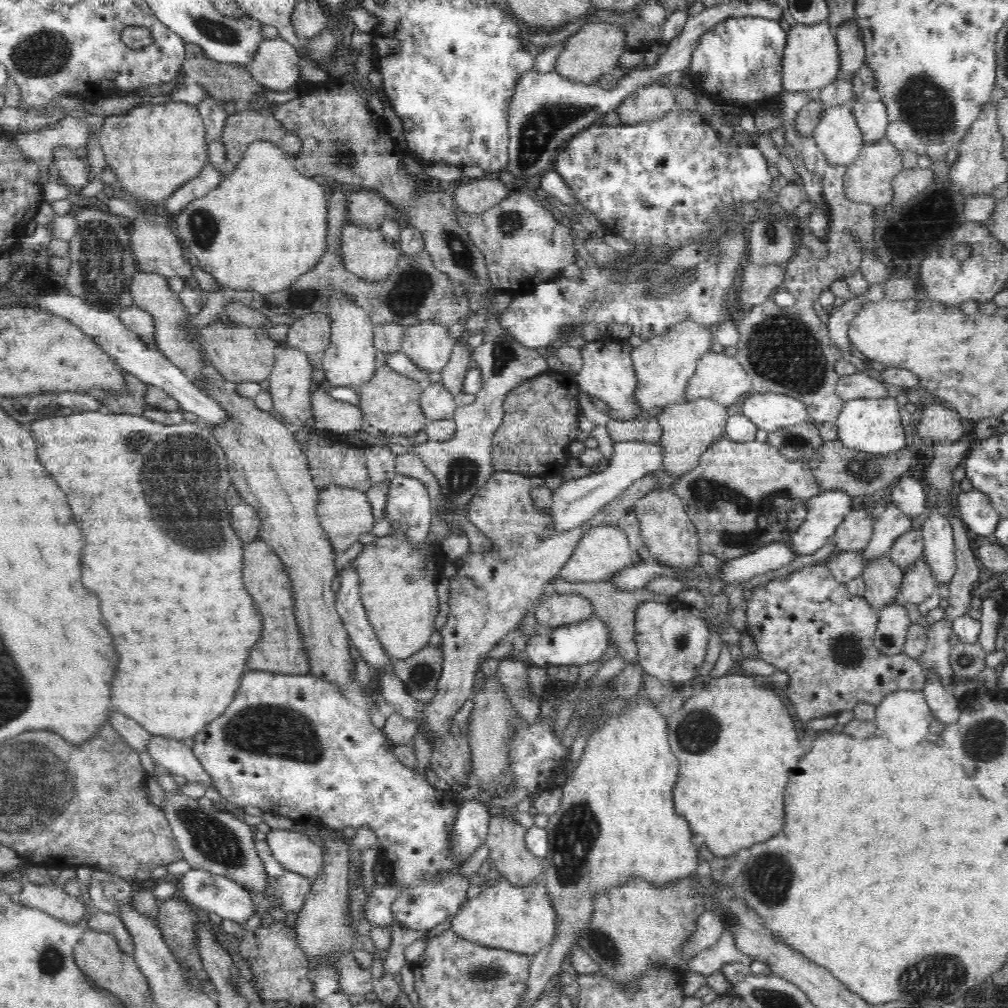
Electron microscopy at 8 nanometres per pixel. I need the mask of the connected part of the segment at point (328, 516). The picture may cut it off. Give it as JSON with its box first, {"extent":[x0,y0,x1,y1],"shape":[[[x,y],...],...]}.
{"extent":[317,484,375,554],"shape":[[[330,484],[330,486],[322,488],[320,502],[317,506],[317,515],[322,530],[329,537],[336,554],[346,552],[354,542],[360,540],[362,534],[372,533],[375,523],[372,507],[366,493],[345,485]]]}

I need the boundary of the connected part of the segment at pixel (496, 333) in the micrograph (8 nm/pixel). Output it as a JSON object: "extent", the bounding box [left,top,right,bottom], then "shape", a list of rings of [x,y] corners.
{"extent":[411,314,550,510],"shape":[[[501,314],[486,318],[484,325],[484,344],[476,350],[472,349],[472,360],[476,360],[477,368],[482,375],[481,389],[475,394],[476,400],[466,406],[460,405],[454,412],[457,429],[450,440],[438,443],[428,441],[426,444],[411,448],[426,468],[434,474],[440,485],[443,502],[453,504],[457,510],[465,510],[470,498],[482,488],[495,471],[491,462],[491,441],[494,432],[502,424],[503,404],[507,394],[521,382],[533,379],[550,370],[544,352],[536,352],[534,348],[526,348],[509,336],[506,328],[501,328]]]}

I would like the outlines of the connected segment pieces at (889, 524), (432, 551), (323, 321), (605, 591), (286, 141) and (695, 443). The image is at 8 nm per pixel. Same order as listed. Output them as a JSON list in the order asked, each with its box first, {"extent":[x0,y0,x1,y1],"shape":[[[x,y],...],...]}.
[{"extent":[860,502,914,564],"shape":[[[891,502],[874,523],[868,544],[860,550],[862,557],[864,557],[864,564],[876,557],[886,555],[892,548],[894,541],[912,528],[914,528],[912,517],[904,515],[894,502]]]},{"extent":[352,514,451,661],"shape":[[[433,514],[424,548],[413,548],[404,531],[390,532],[384,538],[376,538],[370,546],[364,545],[352,560],[367,622],[392,659],[406,661],[429,644],[439,614],[436,581],[442,576],[444,564],[448,562],[440,545],[440,540],[451,534],[446,523]]]},{"extent":[286,311,331,382],"shape":[[[325,311],[303,316],[289,328],[286,344],[306,354],[313,368],[314,382],[325,381],[322,359],[330,339],[331,322]]]},{"extent":[551,575,670,665],"shape":[[[560,575],[551,580],[554,592],[564,594],[576,594],[586,598],[591,602],[594,611],[602,612],[602,620],[606,622],[610,630],[610,644],[616,645],[616,657],[620,657],[626,665],[637,664],[638,661],[638,647],[636,647],[636,610],[640,604],[646,602],[654,603],[668,603],[670,596],[666,594],[656,594],[648,590],[648,588],[636,588],[636,590],[620,590],[608,580],[606,581],[572,581],[564,580]]]},{"extent":[221,107,302,168],"shape":[[[241,107],[227,118],[221,135],[228,164],[232,168],[240,164],[248,146],[256,141],[270,142],[293,157],[302,149],[300,138],[286,131],[281,122],[275,120],[269,113]]]},{"extent":[656,399,728,490],"shape":[[[697,399],[670,405],[656,416],[656,422],[662,427],[659,440],[663,456],[660,469],[663,474],[662,487],[670,487],[673,490],[675,483],[672,482],[676,482],[697,466],[701,454],[724,432],[728,417],[727,408],[711,399]]]}]

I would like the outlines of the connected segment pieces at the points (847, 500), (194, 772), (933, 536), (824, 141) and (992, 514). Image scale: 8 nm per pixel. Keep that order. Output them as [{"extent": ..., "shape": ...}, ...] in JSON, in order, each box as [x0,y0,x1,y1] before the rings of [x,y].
[{"extent":[787,491,852,554],"shape":[[[821,491],[820,494],[809,498],[805,504],[807,515],[803,523],[794,534],[787,538],[790,542],[790,550],[796,554],[812,554],[827,543],[834,531],[842,524],[846,514],[852,512],[852,497],[842,491]]]},{"extent":[146,735,212,786],"shape":[[[154,735],[146,745],[146,751],[159,768],[170,774],[184,776],[188,781],[211,786],[212,778],[208,776],[203,764],[198,762],[193,750],[186,748],[182,741]]]},{"extent":[922,509,956,586],"shape":[[[940,509],[927,510],[922,526],[924,537],[924,559],[932,567],[936,586],[940,582],[950,582],[956,572],[954,529],[948,517]]]},{"extent":[813,101,865,168],"shape":[[[853,101],[825,109],[813,138],[830,165],[848,168],[858,160],[865,143],[854,119]]]},{"extent":[958,489,1000,536],"shape":[[[971,489],[958,495],[958,508],[963,523],[980,536],[990,536],[1000,522],[1000,513],[982,492]]]}]

